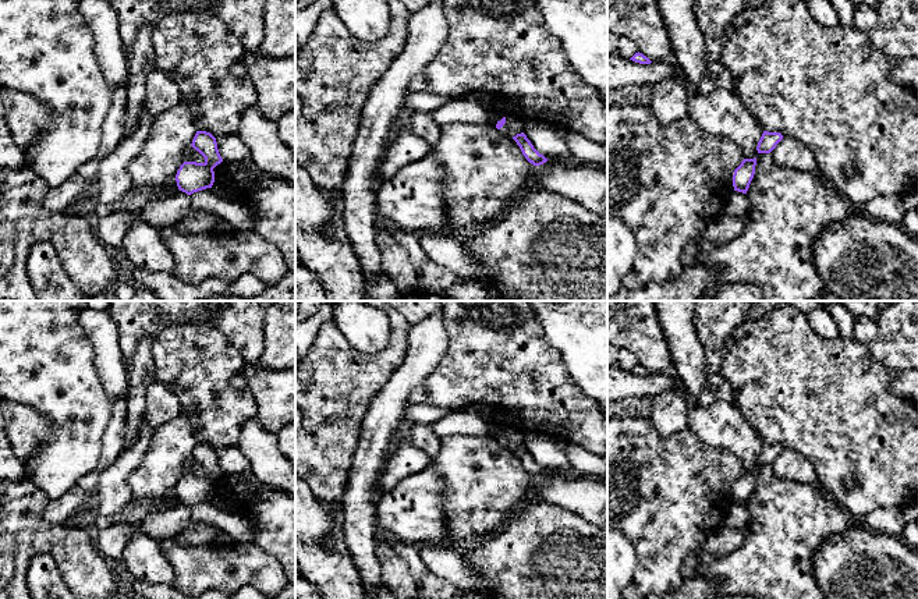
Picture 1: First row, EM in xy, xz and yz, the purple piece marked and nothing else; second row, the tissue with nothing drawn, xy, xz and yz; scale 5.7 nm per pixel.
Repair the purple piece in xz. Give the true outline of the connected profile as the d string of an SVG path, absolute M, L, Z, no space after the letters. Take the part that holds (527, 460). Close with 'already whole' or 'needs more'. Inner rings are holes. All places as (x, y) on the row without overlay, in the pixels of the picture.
M524 444L517 446L515 449L513 449L513 451L520 458L525 471L534 478L540 478L547 474L547 471L534 460L534 457L531 456L531 453L527 450Z; already whole

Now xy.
M196 443L191 458L205 469L205 474L184 474L177 482L177 499L187 507L212 500L215 495L213 481L223 474L216 450L210 444Z; already whole

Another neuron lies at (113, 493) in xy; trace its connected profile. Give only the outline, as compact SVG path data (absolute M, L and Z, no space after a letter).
M143 417L138 439L131 446L124 447L109 468L100 469L98 493L93 500L100 517L117 518L123 507L131 500L128 476L139 467L153 430L155 426Z

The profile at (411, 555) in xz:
M383 536L396 550L397 554L400 554L407 563L410 573L415 578L417 584L418 581L429 573L426 564L423 563L419 549L415 545L408 545L404 542L394 540L391 536Z

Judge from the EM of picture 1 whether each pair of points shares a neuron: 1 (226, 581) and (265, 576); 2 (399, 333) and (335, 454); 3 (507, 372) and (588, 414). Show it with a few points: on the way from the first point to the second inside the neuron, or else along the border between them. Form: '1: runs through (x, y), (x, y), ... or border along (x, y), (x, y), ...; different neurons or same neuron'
1: runs through (236, 576), (255, 576); same neuron
2: runs through (382, 364), (339, 407), (339, 417), (335, 424); same neuron
3: runs through (527, 386), (569, 413); same neuron

